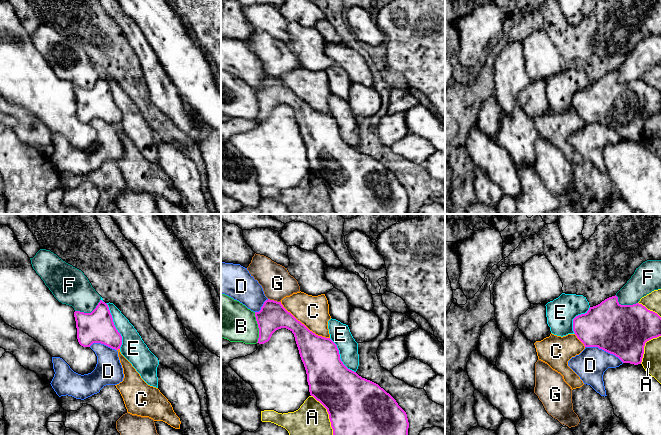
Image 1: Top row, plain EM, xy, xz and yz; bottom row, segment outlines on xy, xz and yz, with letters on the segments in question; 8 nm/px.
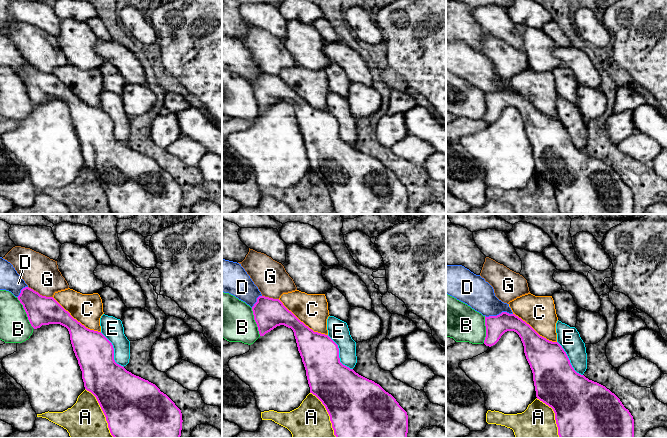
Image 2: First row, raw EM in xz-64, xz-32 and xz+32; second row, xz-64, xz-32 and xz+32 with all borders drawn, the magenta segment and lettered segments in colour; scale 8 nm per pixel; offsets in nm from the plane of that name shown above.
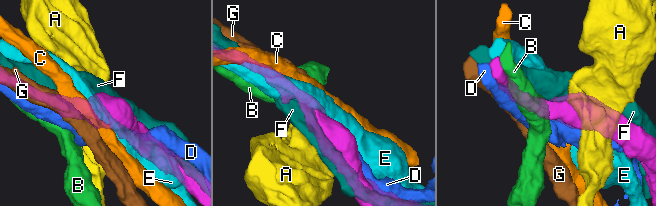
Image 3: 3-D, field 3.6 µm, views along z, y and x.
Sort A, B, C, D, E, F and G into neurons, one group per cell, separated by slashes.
A / B / C / D / E / F / G

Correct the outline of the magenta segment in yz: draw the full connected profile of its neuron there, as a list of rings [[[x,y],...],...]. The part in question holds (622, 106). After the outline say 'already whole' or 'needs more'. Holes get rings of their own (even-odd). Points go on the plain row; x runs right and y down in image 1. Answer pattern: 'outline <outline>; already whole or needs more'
outline [[[615,71],[605,75],[596,82],[590,83],[585,90],[576,92],[573,95],[573,107],[585,123],[598,123],[599,125],[615,131],[623,139],[638,141],[642,138],[645,119],[661,112],[661,93],[639,79],[621,81],[618,78],[618,73]]]; already whole

